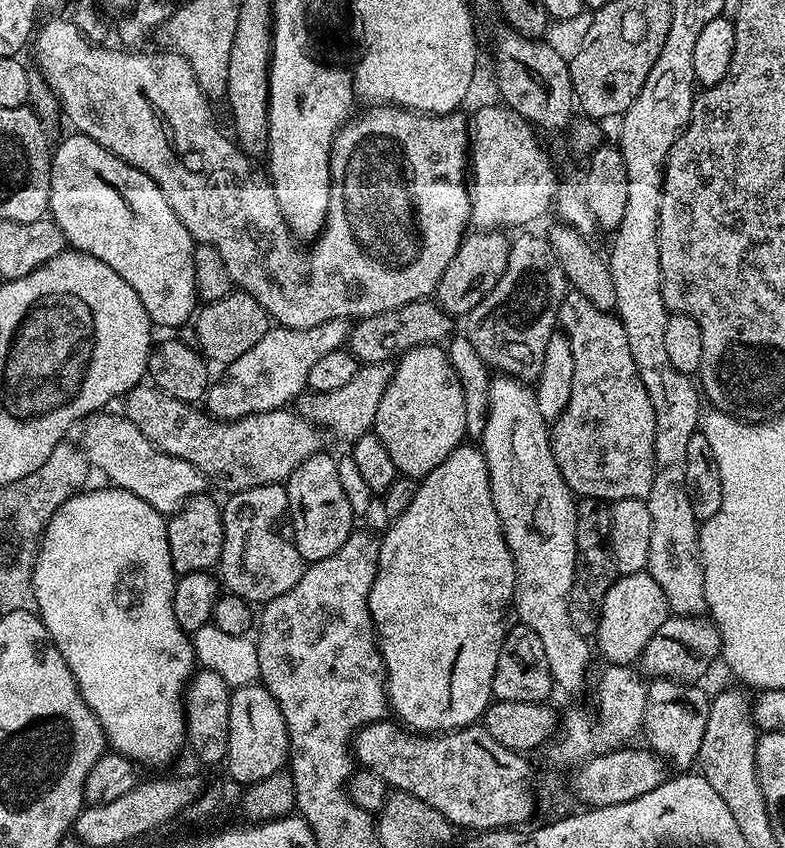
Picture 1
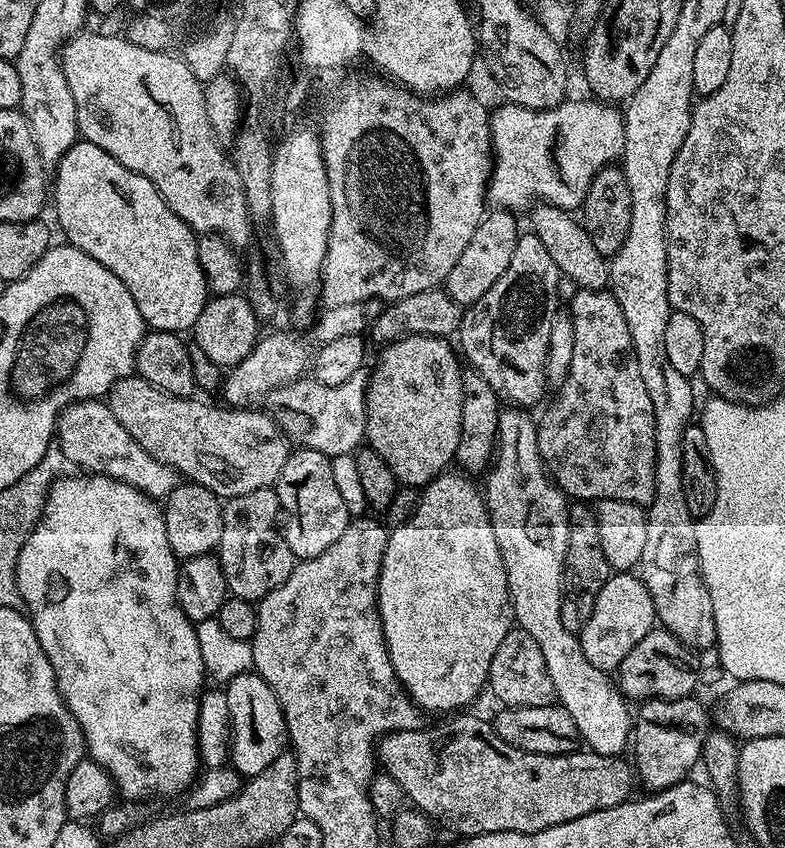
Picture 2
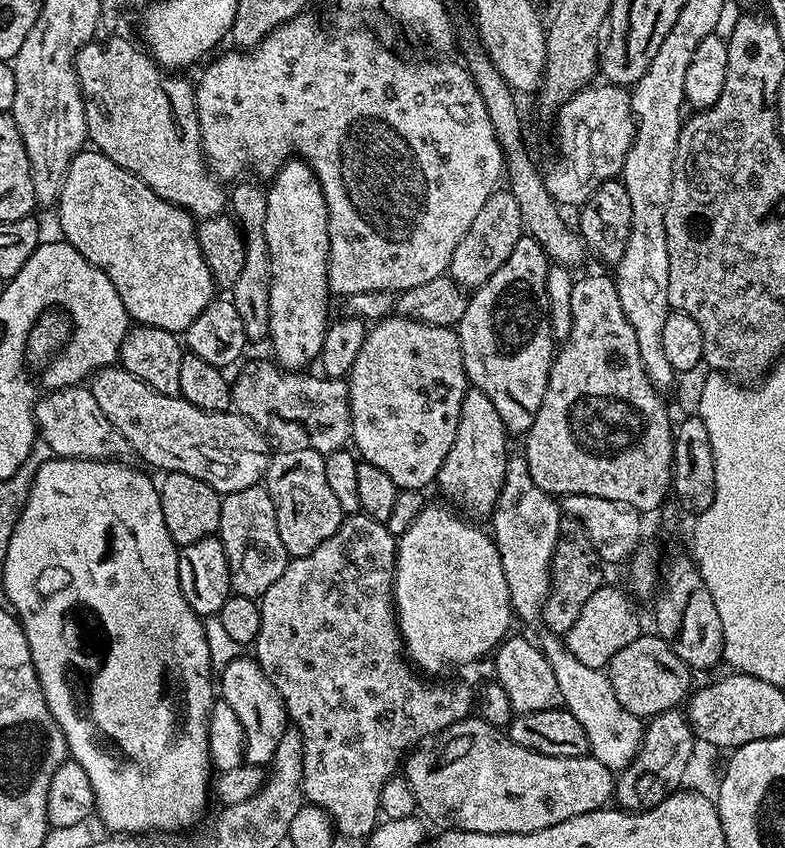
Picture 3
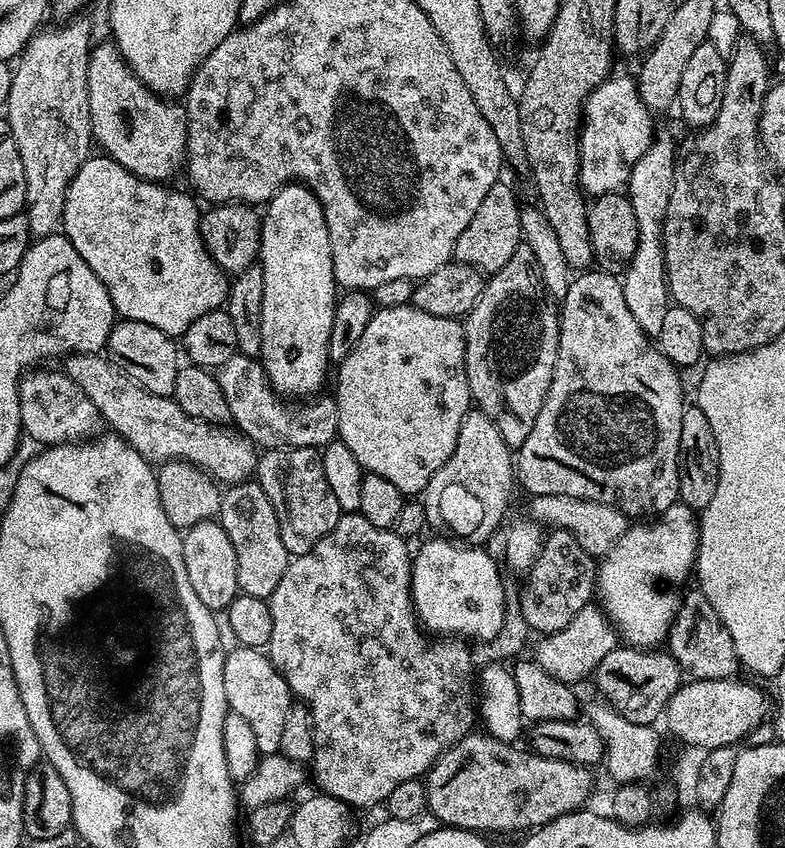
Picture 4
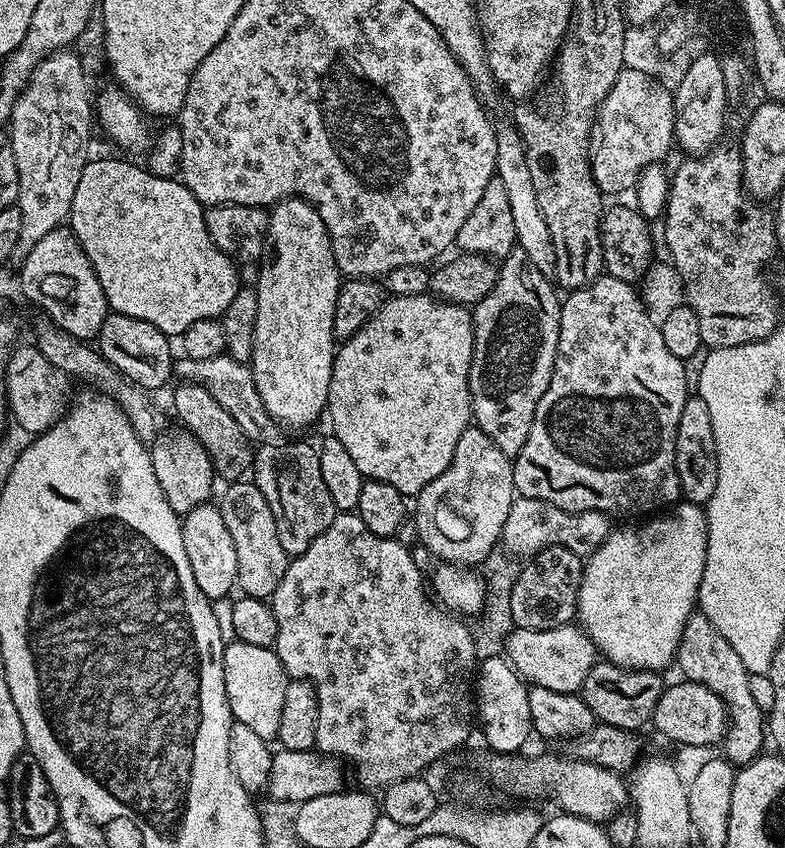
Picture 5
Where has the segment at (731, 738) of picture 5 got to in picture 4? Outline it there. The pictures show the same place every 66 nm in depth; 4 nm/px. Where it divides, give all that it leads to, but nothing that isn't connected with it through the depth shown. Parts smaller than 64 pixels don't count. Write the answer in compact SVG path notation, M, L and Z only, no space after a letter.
M699 590L685 591L680 601L680 608L672 619L666 641L667 651L672 653L677 664L693 680L727 680L737 675L736 668L741 667L736 657L734 642L730 638L730 630L718 618L714 606Z

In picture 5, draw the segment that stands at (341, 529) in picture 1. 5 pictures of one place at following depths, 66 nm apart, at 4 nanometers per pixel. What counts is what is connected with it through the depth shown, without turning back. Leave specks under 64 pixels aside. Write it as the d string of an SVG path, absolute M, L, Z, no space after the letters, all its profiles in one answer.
M261 444L255 449L251 479L266 494L266 502L270 502L270 510L274 510L274 522L278 526L278 538L282 542L282 550L291 558L300 556L334 522L338 509L334 506L334 498L330 498L330 490L326 490L326 481L322 479L320 454L315 447L308 444Z

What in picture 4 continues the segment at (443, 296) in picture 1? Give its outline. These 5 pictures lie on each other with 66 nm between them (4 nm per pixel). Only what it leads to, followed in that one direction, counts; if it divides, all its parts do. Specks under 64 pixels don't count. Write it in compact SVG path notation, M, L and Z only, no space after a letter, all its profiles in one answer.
M498 182L490 186L486 198L482 198L482 206L474 210L474 218L470 218L470 226L462 230L458 237L456 250L454 253L455 263L465 264L478 271L491 274L502 270L506 262L510 262L510 257L514 255L514 250L522 242L520 235L520 209L521 201L516 201L516 192L505 182Z

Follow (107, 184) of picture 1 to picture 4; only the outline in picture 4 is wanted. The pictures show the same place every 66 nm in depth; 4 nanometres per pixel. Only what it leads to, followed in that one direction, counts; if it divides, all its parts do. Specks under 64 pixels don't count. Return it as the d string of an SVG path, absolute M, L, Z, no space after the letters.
M89 155L66 190L62 228L74 250L82 254L82 262L86 262L86 266L98 274L102 286L106 286L117 317L141 320L146 326L155 326L176 338L190 326L190 322L202 318L202 314L210 314L227 301L230 280L218 262L210 258L202 242L201 209L196 208L186 193L168 187L172 186L125 172L123 166L109 156Z

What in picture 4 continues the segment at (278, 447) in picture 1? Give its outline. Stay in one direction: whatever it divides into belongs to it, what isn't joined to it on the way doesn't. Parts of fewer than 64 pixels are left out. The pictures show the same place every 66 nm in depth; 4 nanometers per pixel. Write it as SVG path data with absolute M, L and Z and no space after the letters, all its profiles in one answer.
M77 352L63 361L62 370L94 402L101 421L149 462L189 460L224 486L242 484L256 471L257 445L243 432L190 418L171 396L159 396L130 378L107 355Z

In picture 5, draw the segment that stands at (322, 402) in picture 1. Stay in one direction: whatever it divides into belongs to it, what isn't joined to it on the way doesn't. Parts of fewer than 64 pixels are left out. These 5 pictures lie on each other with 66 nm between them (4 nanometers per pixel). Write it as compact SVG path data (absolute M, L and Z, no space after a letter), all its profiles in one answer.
M222 355L218 358L198 358L189 360L180 358L175 361L174 372L181 381L193 386L206 389L214 394L214 399L223 406L238 426L248 435L253 445L274 444L281 439L281 425L276 423L275 418L268 413L266 406L262 406L262 398L258 394L258 386L252 377L251 367L243 360L235 360L230 355Z

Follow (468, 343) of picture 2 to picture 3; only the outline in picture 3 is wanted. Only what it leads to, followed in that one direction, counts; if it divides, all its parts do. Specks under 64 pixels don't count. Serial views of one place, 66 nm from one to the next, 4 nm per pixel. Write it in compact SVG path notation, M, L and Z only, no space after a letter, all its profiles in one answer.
M527 234L520 236L510 258L502 262L502 267L483 286L469 295L466 314L462 314L458 325L464 373L468 375L468 383L471 387L482 390L482 394L494 402L494 410L498 410L505 428L512 434L526 434L530 430L538 414L538 406L542 406L548 375L552 369L554 341L546 298L546 274L549 267L548 255L539 242Z

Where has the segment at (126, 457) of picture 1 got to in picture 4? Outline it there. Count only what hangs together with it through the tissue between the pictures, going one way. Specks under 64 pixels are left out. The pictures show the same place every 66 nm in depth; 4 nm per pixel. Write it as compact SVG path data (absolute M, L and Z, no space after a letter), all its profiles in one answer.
M29 370L20 378L23 435L34 438L42 446L93 439L102 428L102 421L94 402L90 402L90 398L82 394L81 388L63 370L40 371L44 370Z

